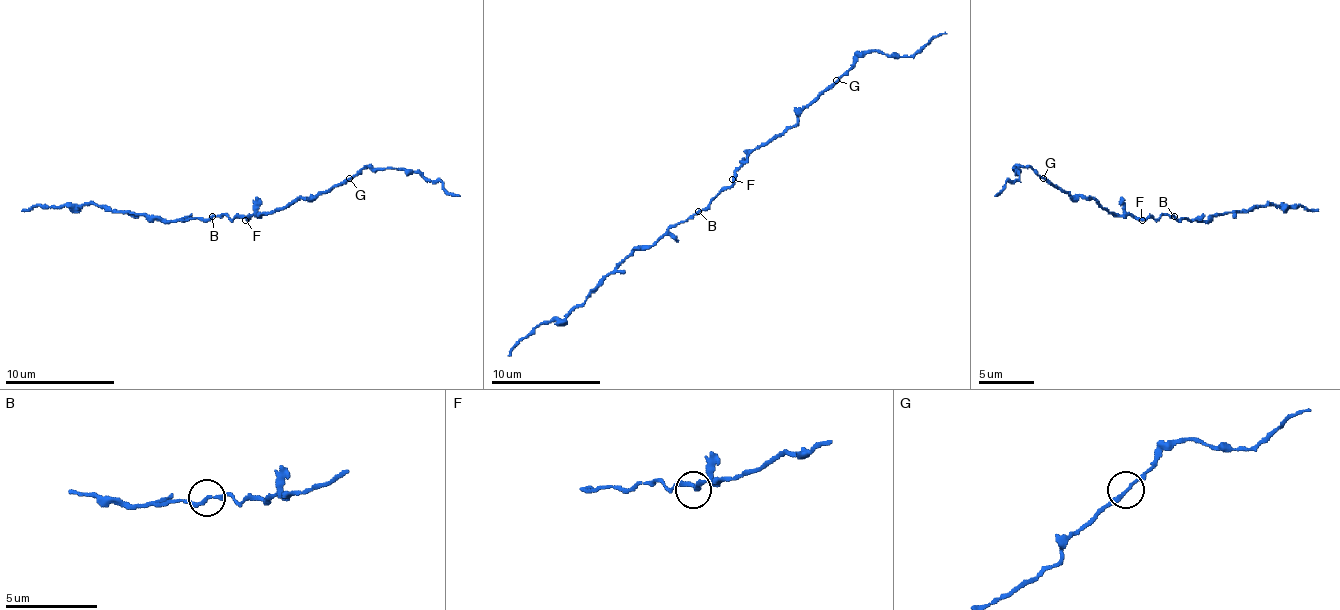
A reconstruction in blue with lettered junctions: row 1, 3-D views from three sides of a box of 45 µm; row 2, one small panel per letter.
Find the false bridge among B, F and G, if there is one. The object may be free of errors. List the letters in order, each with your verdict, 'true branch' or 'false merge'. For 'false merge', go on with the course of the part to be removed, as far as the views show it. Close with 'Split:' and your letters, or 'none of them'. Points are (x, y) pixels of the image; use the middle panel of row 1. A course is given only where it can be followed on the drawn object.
B: true branch
F: true branch
G: true branch
Split: none of them

